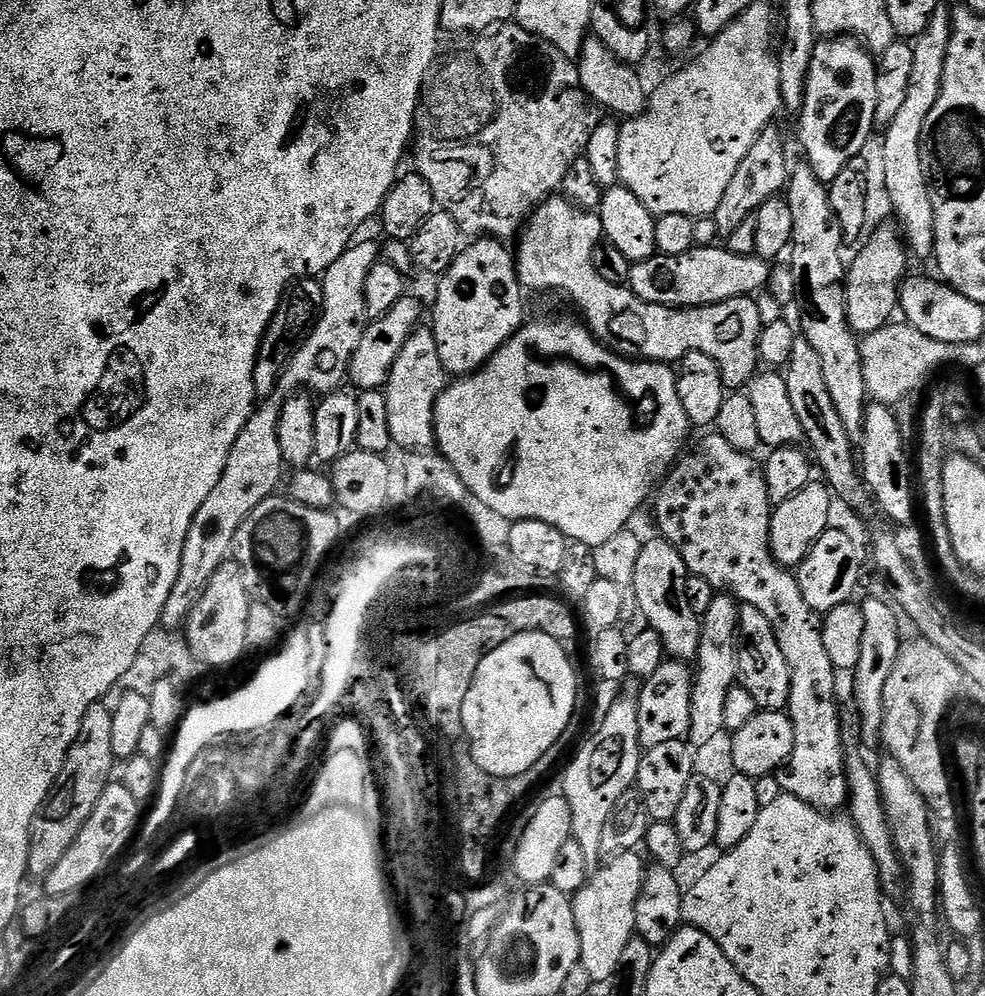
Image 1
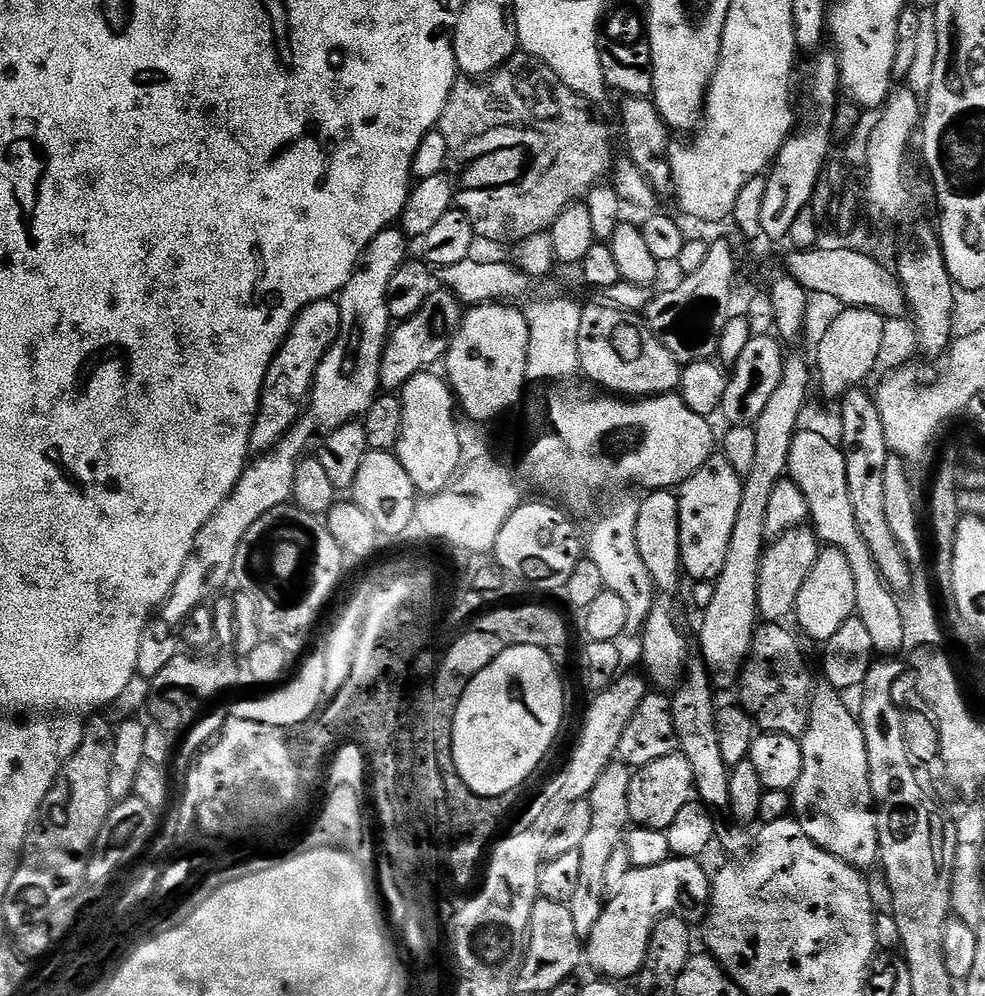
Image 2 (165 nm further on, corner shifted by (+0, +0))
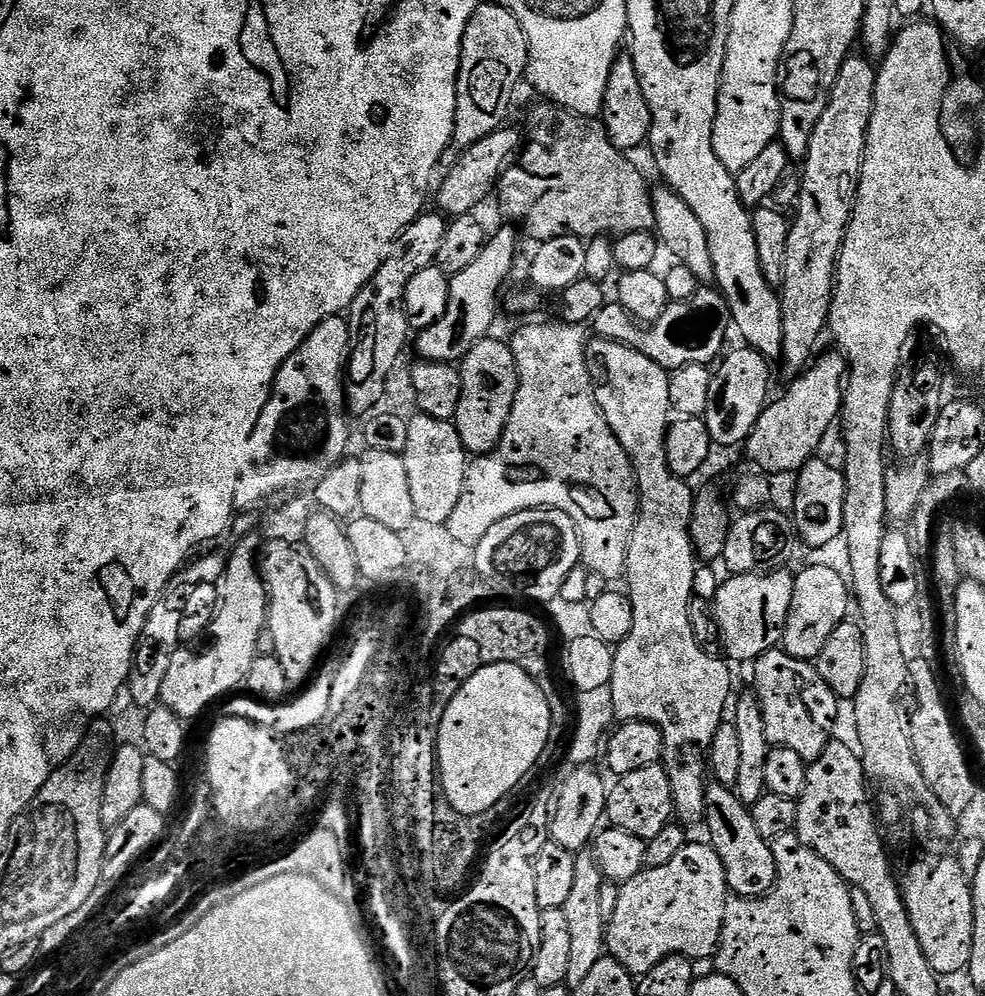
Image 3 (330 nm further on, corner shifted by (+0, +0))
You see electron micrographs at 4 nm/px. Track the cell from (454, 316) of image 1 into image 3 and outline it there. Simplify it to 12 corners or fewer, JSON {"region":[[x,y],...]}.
{"region":[[511,343],[476,344],[454,417],[473,457],[496,451],[520,372]]}

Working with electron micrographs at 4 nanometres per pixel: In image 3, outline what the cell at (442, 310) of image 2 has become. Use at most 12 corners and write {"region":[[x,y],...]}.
{"region":[[515,227],[450,279],[450,306],[416,340],[455,365],[489,339],[516,264]]}

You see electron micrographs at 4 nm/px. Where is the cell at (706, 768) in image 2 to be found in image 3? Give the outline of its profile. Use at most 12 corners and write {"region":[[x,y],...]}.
{"region":[[709,783],[706,825],[729,893],[776,887],[771,843],[731,787]]}

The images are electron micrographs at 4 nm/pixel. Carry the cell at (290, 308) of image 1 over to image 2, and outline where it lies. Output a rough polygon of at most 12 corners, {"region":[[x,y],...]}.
{"region":[[335,299],[308,304],[266,370],[250,434],[267,452],[304,411],[340,329]]}

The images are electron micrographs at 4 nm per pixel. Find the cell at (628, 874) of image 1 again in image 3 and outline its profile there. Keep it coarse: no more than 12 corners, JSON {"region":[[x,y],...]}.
{"region":[[711,843],[619,887],[606,952],[642,978],[715,957],[730,893]]}

